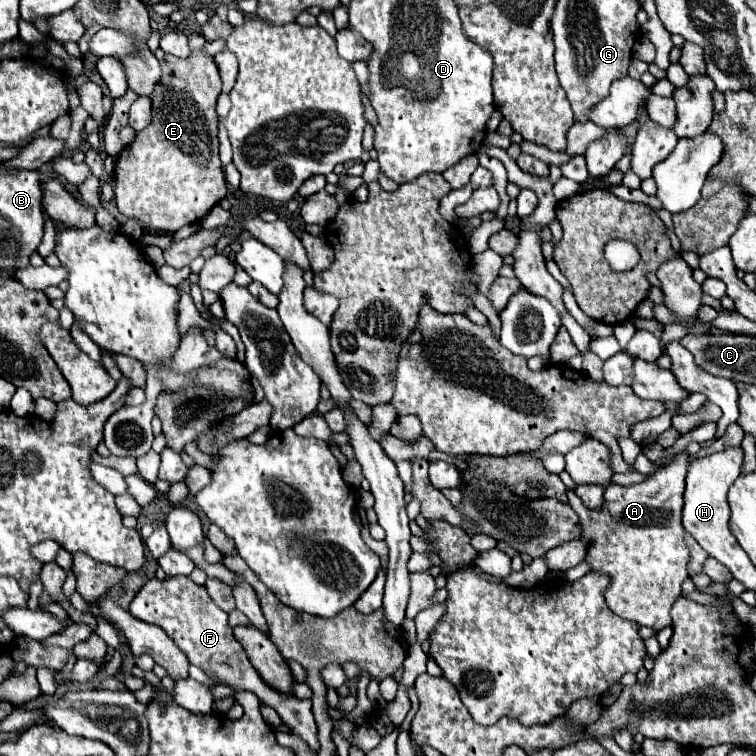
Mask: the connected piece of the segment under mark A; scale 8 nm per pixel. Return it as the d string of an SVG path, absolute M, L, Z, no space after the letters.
M680 453L670 465L660 467L642 483L608 485L602 509L588 509L574 491L568 491L570 507L580 517L582 539L590 543L584 561L590 565L590 571L610 577L606 589L610 611L654 631L672 625L670 609L682 595L682 583L688 579L686 565L690 551L682 527L686 473L688 455Z

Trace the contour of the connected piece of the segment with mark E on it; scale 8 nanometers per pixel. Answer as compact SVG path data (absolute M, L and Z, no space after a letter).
M190 35L188 37L188 43L190 43L190 49L192 49L192 55L190 57L174 57L174 55L164 55L164 59L160 61L160 67L162 67L162 75L158 79L158 83L154 85L154 91L150 95L152 99L152 121L146 129L142 129L140 133L136 133L136 139L126 145L122 149L122 153L118 155L116 163L114 163L114 193L116 193L116 205L118 205L118 211L126 217L132 217L136 221L140 221L148 231L154 231L154 233L174 233L186 225L194 225L198 221L202 221L206 217L206 213L216 205L220 203L224 197L226 197L226 179L224 179L224 171L222 171L222 163L220 163L220 157L218 157L218 115L216 115L216 99L222 91L222 81L220 81L220 73L218 73L218 65L214 61L212 55L206 55L202 49L206 45L206 39L202 35Z

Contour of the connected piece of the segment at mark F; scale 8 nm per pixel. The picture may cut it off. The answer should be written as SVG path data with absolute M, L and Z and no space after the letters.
M170 577L164 581L150 579L138 591L138 595L134 597L134 601L130 603L128 609L134 617L162 627L168 633L168 637L186 653L186 657L190 659L192 665L198 665L206 673L216 675L224 685L246 689L246 691L252 691L254 695L258 695L258 699L264 705L270 705L272 709L276 709L280 719L292 727L294 735L298 733L298 737L302 737L310 747L318 749L312 701L298 699L288 693L280 693L260 677L260 673L252 667L242 645L232 635L232 629L228 627L228 613L222 611L212 601L212 597L208 595L204 585L192 583L190 577Z

